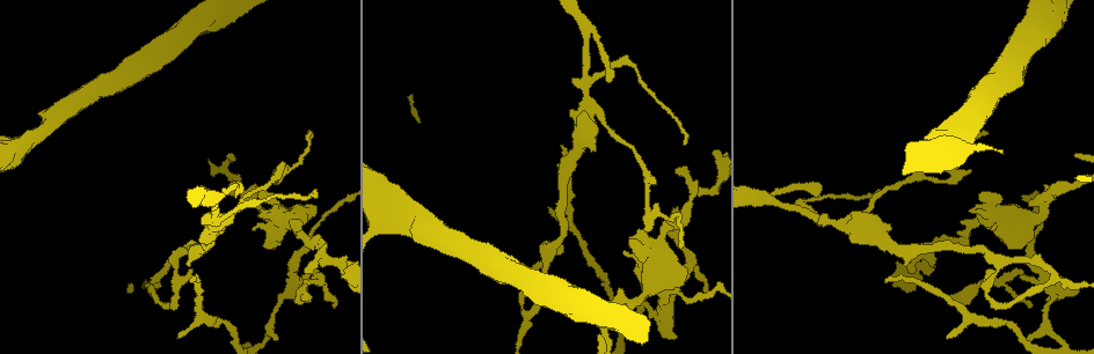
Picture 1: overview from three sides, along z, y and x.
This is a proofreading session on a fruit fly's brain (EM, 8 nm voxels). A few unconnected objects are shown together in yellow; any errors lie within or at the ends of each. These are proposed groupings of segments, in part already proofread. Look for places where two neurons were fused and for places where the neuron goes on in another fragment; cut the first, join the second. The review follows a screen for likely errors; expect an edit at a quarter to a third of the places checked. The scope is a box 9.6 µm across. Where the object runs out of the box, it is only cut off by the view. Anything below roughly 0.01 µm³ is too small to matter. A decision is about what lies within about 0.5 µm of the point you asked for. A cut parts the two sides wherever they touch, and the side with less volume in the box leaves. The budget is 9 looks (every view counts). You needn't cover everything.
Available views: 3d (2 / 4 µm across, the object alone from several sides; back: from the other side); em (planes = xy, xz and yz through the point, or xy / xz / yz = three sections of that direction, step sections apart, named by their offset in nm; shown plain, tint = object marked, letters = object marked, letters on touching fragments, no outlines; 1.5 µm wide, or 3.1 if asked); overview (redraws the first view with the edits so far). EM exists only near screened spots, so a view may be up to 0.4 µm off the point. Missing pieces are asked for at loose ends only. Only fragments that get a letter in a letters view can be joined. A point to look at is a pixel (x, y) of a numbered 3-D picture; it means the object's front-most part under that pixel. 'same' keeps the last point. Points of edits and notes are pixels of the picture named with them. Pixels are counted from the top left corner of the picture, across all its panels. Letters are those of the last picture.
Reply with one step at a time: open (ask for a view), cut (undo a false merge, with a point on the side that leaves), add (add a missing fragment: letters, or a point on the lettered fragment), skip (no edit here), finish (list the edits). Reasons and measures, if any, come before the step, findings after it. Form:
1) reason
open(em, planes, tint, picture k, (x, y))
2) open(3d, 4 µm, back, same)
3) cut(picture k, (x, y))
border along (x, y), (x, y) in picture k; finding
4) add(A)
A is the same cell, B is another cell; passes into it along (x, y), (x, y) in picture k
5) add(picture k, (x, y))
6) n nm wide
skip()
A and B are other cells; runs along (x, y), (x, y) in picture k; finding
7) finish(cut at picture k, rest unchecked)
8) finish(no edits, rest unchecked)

sharp bend
open(3d, 4 µm, picture 1, (1073, 185))

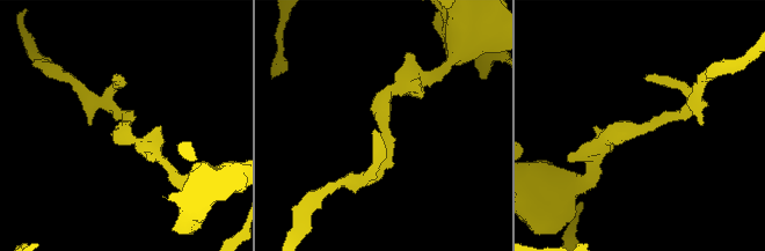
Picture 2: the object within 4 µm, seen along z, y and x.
arms of 180, 240 nm
open(em, planes, plain, picture 2, (123, 128))

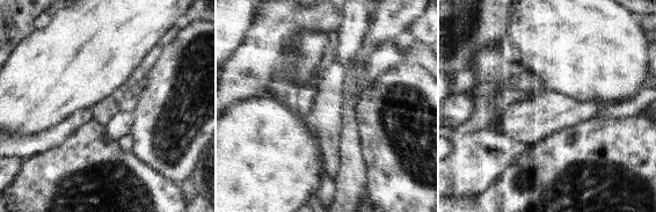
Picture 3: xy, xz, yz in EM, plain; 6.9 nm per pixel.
open(em, planes, letters, same)

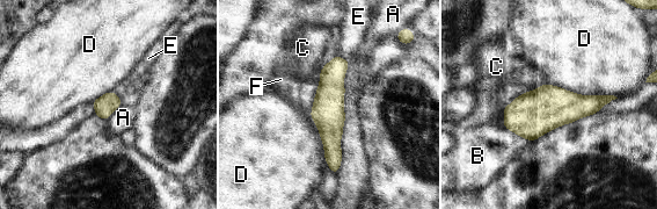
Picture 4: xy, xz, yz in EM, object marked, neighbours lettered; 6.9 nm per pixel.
220 nm wide
skip()
A, B, C, D, E and F are other cells; border along (121, 106), (107, 120) in picture 4; all the same neuron

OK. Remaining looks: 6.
thin end
open(3d, 4 µm, picture 1, (1030, 339))

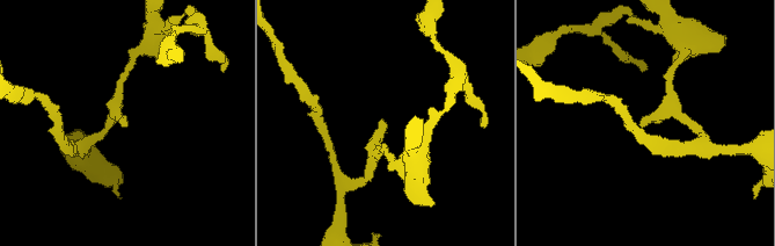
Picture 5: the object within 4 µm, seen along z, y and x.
now the EM
open(em, yz, step 4, letters, picture 5, (379, 122))

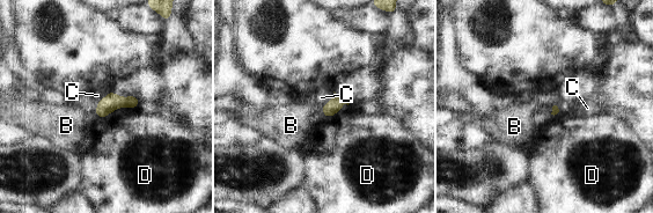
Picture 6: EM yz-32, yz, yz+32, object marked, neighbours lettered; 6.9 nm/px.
another direction
open(em, planes, letters, same)

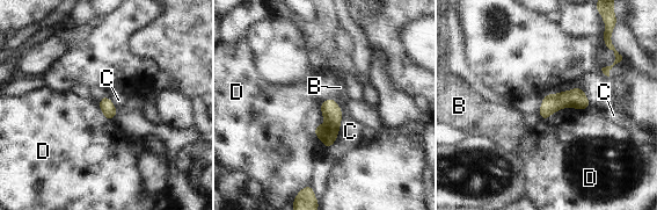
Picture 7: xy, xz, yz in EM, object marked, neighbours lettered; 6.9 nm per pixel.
100 nm wide
skip()
B, C and D are other cells; border along (320, 102), (315, 135), (326, 147) in picture 7; no lettered fragment goes on from it

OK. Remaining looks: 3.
branch stops here
open(3d, 2 µm, picture 1, (560, 146))

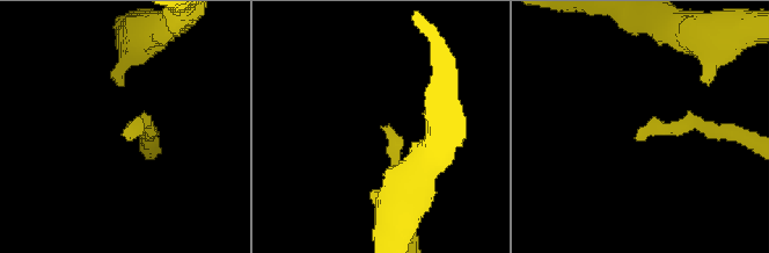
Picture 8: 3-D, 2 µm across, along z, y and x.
open(em, xz, step 4, letters, picture 8, (383, 130))

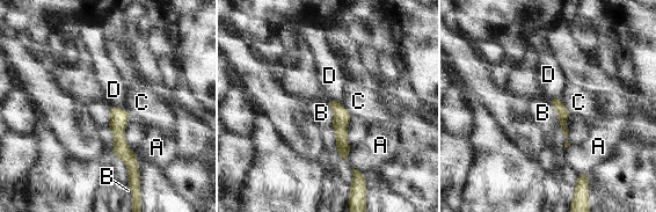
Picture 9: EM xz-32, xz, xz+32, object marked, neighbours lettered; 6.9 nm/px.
open(em, planes, letters, same)

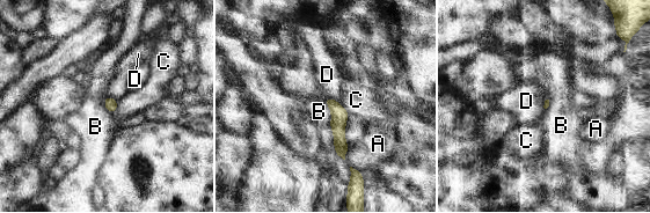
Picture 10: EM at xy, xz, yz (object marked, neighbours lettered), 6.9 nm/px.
skip()
A, B, C and D are other cells; border along (323, 100), (330, 112), (330, 125) in picture 10; none of them fits

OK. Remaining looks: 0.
finish(no edits, rest unchecked)

